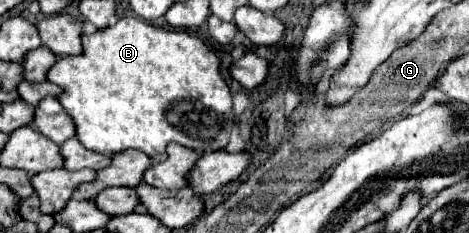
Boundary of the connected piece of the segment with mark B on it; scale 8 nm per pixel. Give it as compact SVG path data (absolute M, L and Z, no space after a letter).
M121 18L105 30L97 30L93 36L83 36L83 54L59 58L47 72L47 80L65 90L59 96L59 102L75 120L77 138L83 146L101 154L135 148L165 162L165 148L169 142L201 152L215 152L227 146L231 130L237 126L237 118L233 114L229 84L225 82L219 64L219 56L197 36L163 30L141 18Z

